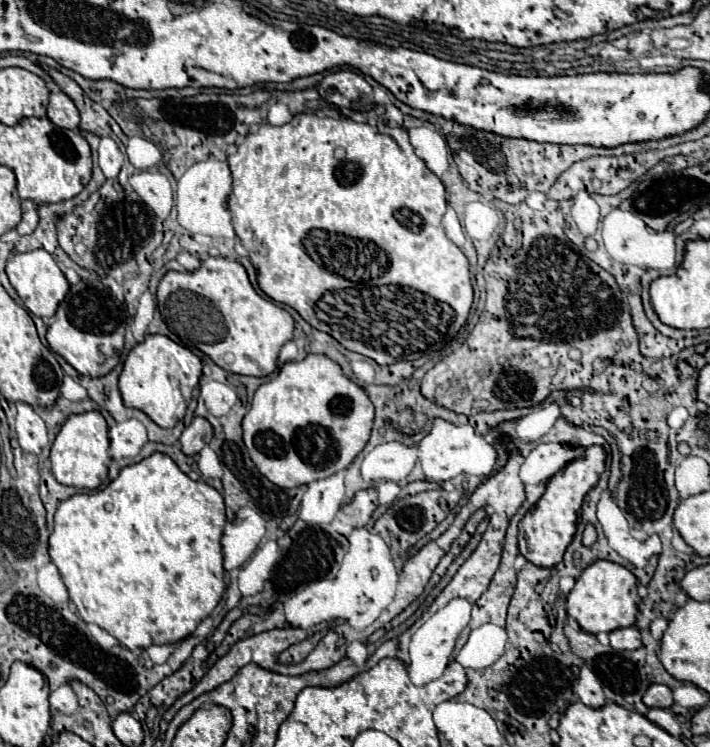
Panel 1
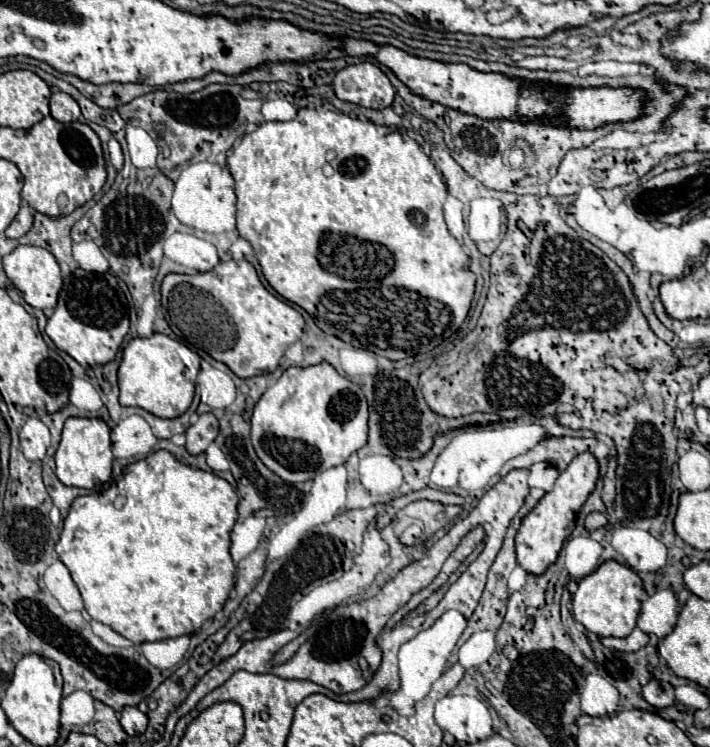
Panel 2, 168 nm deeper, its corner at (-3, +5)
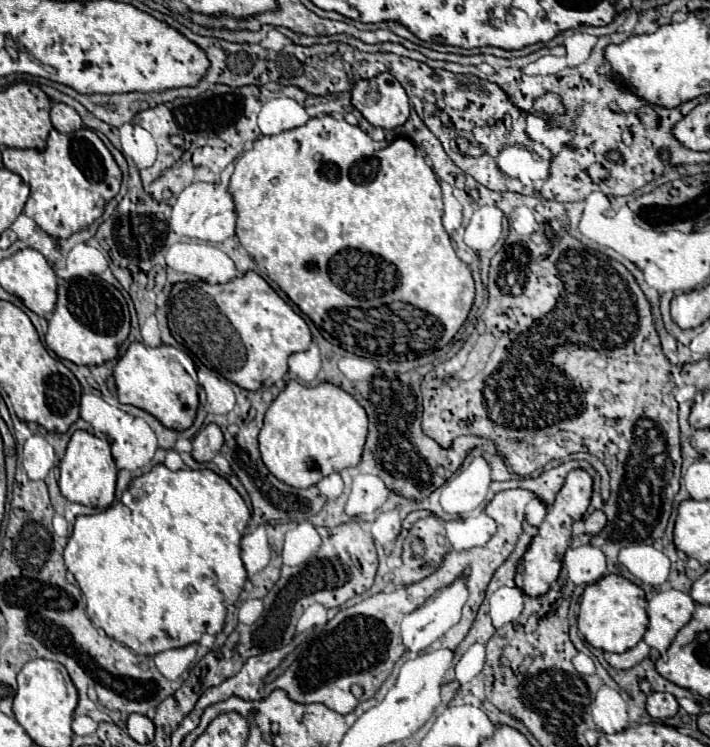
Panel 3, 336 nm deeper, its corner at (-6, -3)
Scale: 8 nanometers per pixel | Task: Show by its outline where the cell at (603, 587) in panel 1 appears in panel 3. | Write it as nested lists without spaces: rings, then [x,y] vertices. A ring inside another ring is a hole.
[[[615,574],[603,576],[601,580],[589,584],[581,596],[581,610],[577,616],[579,632],[593,648],[621,654],[637,646],[637,642],[643,638],[649,624],[645,606],[647,606],[645,592],[637,584]]]

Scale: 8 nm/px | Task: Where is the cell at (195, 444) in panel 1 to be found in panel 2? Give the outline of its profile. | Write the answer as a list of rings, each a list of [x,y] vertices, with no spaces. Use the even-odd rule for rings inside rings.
[[[212,412],[200,414],[198,422],[186,430],[186,450],[190,454],[202,454],[218,434],[218,420]]]

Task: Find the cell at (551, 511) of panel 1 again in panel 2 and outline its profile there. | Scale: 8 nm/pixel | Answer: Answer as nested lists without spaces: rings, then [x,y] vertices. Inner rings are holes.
[[[582,452],[576,456],[564,472],[560,472],[552,492],[544,494],[544,498],[526,514],[522,526],[516,534],[516,556],[518,564],[530,574],[542,574],[550,564],[556,562],[564,540],[572,534],[576,526],[576,514],[580,512],[586,498],[592,494],[596,480],[600,476],[600,468],[596,458],[590,452]]]

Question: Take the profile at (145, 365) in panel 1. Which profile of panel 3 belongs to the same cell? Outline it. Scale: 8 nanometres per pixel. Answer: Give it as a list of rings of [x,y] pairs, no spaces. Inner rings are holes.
[[[133,342],[113,368],[113,378],[121,404],[133,404],[151,412],[171,430],[187,430],[193,424],[199,408],[198,377],[193,360],[185,352],[165,344],[151,348],[143,342]]]

